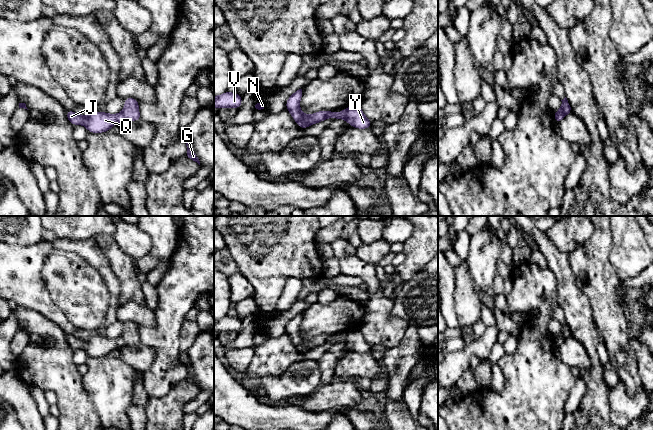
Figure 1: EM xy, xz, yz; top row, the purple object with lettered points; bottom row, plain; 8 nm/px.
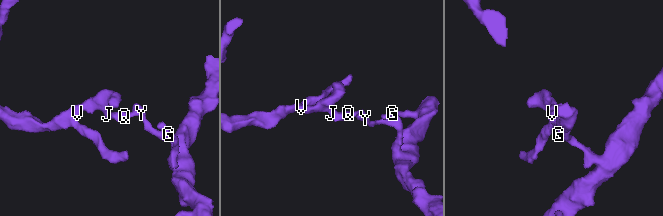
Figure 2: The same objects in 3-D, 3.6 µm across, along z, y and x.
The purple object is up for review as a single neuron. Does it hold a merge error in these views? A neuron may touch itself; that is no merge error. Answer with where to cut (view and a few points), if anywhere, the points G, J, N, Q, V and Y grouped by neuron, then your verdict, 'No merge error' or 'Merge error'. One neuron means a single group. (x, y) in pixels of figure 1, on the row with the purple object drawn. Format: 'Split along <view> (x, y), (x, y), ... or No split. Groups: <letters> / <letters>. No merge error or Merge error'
Split along xz (346, 108), (346, 116), (344, 118). Groups: G Y / J N Q V. Merge error

